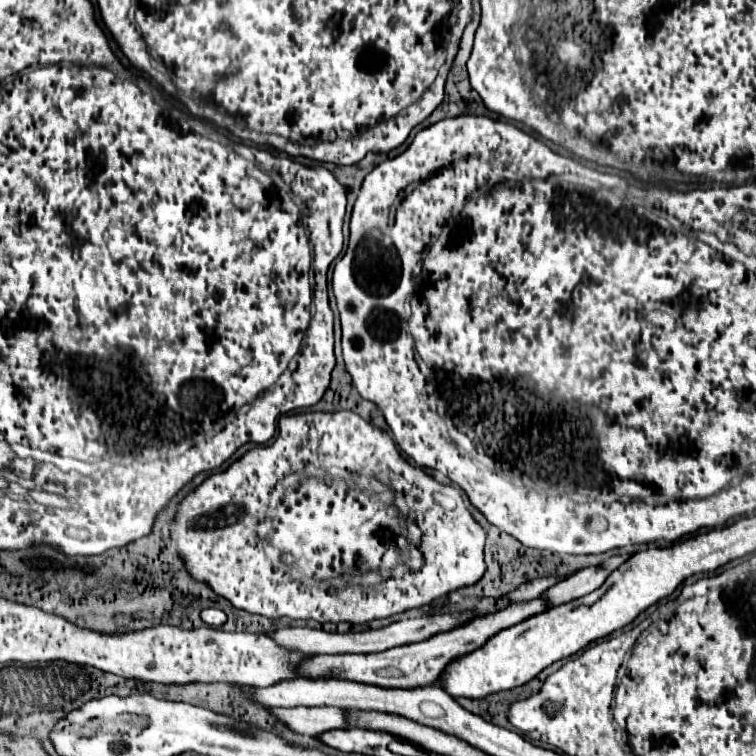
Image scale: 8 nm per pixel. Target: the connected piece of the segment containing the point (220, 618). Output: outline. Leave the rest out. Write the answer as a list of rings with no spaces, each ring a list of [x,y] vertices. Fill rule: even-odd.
[[[210,607],[210,609],[202,609],[200,619],[202,619],[206,625],[210,625],[210,627],[222,627],[222,625],[226,623],[226,613],[220,611],[220,609]]]

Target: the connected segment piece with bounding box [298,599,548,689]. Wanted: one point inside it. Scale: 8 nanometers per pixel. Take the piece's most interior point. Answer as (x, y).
(412, 666)

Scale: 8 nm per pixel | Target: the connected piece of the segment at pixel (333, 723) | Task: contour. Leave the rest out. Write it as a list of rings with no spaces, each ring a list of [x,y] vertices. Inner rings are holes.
[[[292,707],[272,709],[272,715],[286,723],[292,731],[318,737],[330,729],[348,729],[350,719],[340,707]]]

